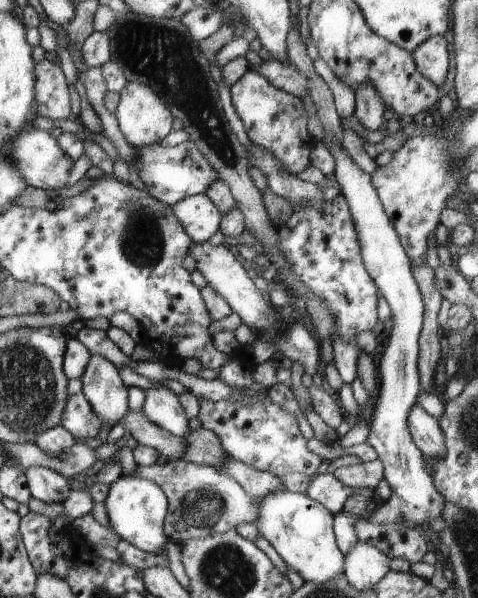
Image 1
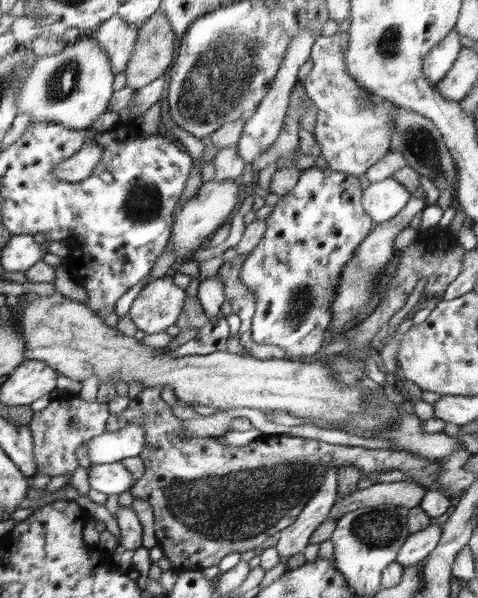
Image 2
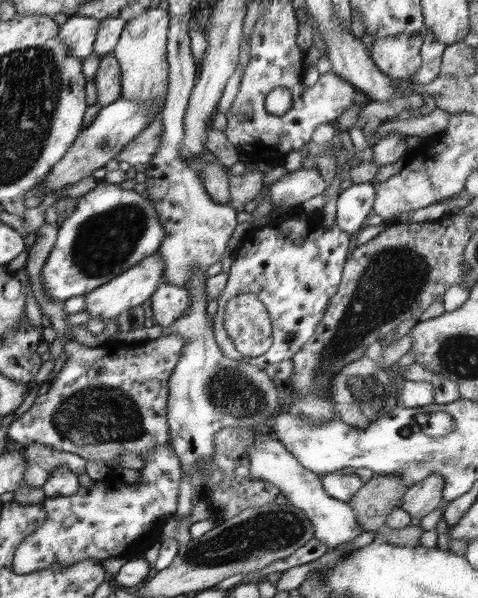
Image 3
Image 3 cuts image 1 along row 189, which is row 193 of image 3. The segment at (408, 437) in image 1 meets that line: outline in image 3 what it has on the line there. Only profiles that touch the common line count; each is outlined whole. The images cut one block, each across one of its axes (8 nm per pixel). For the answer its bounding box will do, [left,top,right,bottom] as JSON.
[335,184,376,235]

